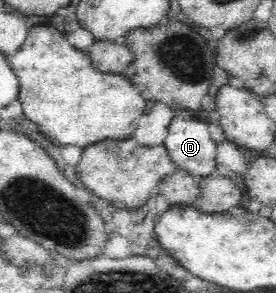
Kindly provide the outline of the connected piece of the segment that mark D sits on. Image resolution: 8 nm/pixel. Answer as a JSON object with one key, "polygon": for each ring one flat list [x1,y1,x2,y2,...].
{"polygon":[[175,116,169,124,164,146,179,170,203,178,216,171,217,144,214,140,209,124,203,119]]}

